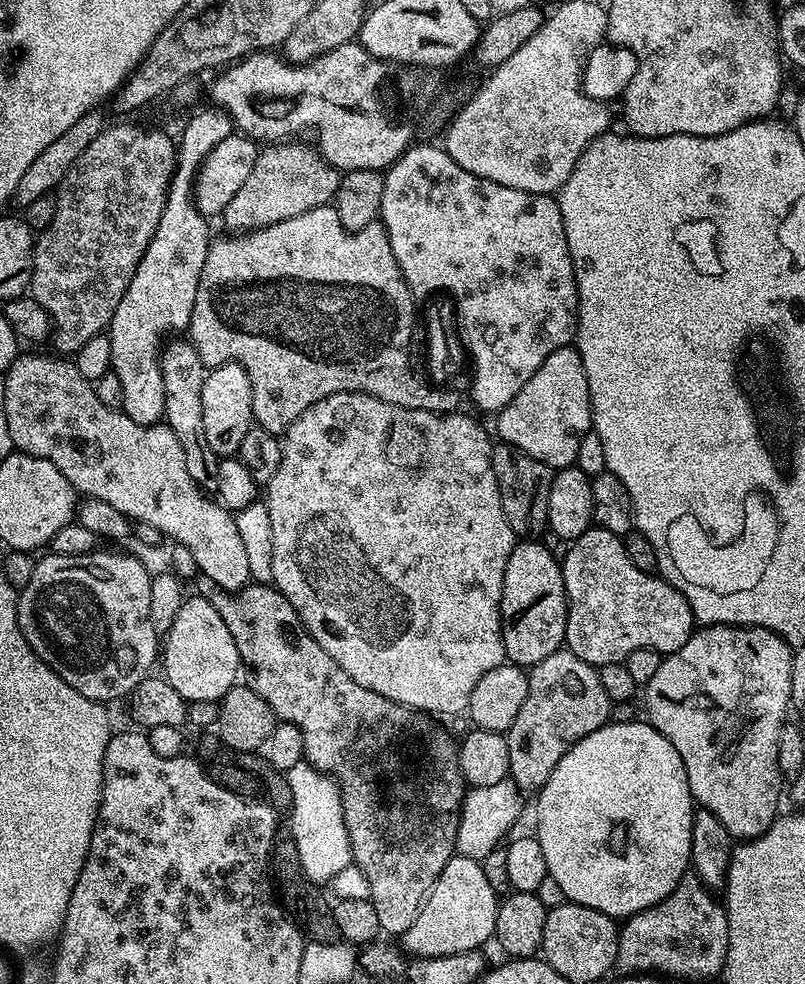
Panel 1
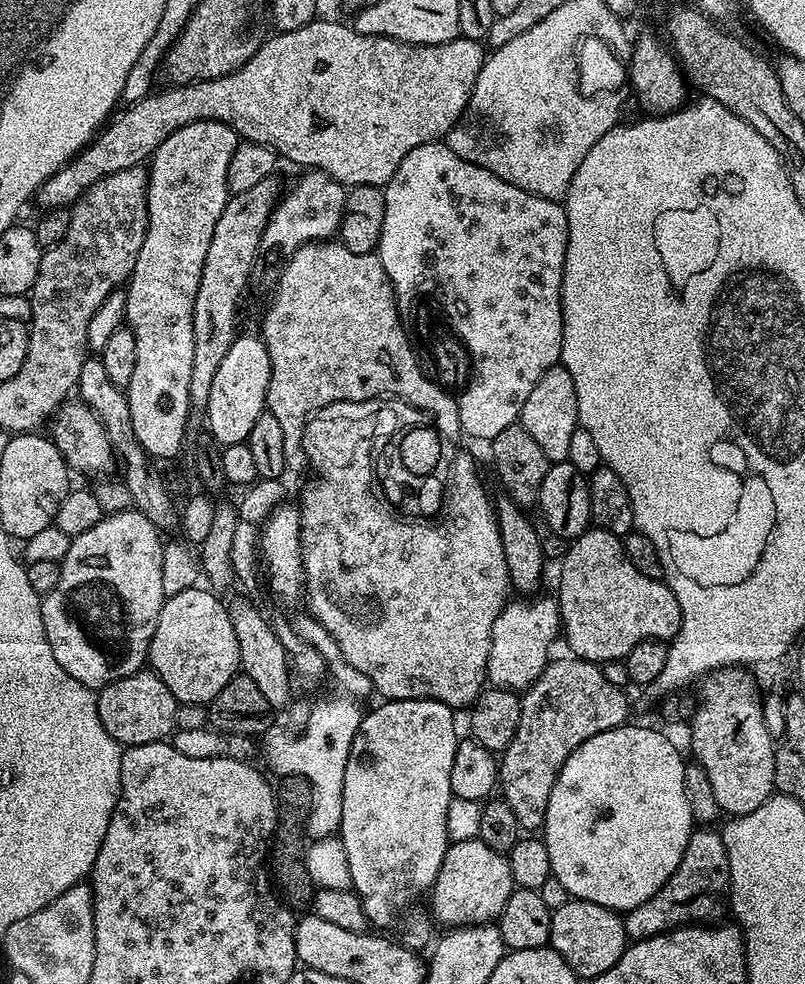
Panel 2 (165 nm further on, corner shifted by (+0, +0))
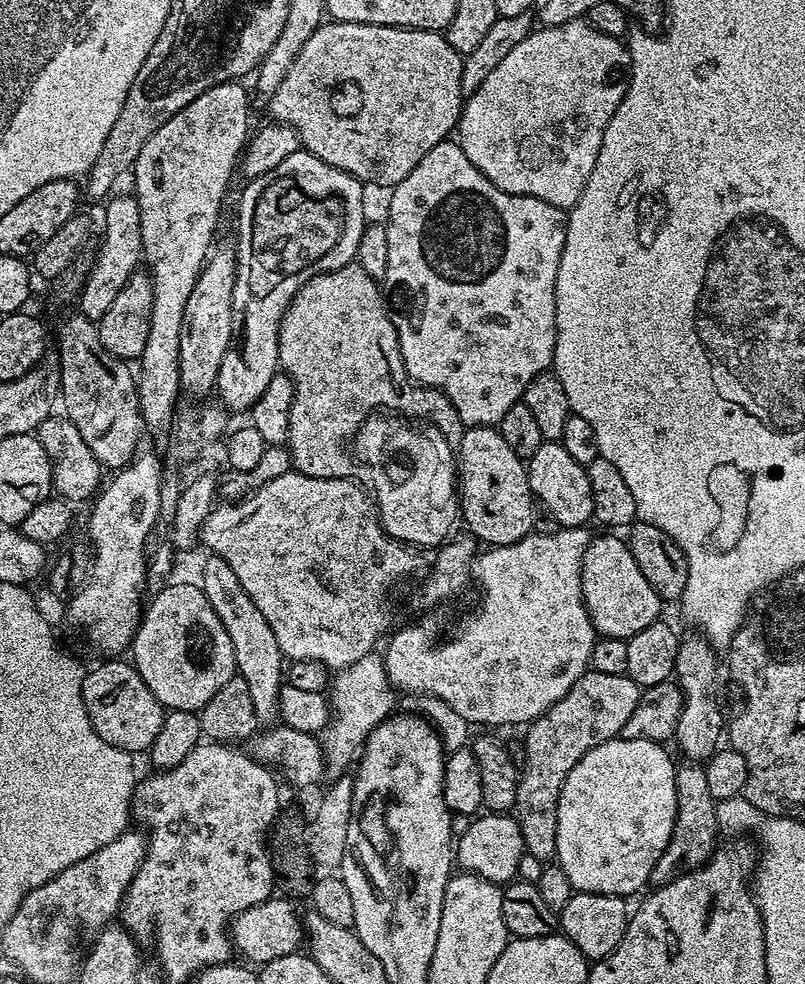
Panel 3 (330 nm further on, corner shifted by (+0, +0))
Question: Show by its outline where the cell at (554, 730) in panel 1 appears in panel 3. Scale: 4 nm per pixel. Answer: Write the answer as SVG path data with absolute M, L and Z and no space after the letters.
M594 671L583 672L582 675L574 682L574 686L570 686L570 690L558 702L554 702L554 706L550 706L548 712L543 712L537 720L532 721L527 725L524 736L524 760L522 756L522 771L520 773L520 781L518 782L518 798L516 799L516 807L514 815L518 826L522 830L522 842L524 843L524 850L527 855L538 858L545 862L551 861L556 855L556 847L558 846L558 798L562 794L562 786L566 782L566 778L570 774L570 770L574 770L574 766L578 766L578 762L590 750L594 750L594 746L602 746L607 740L615 740L621 735L623 727L630 719L630 714L633 713L634 708L638 706L642 689L639 684L635 684L633 680L627 676L619 676L618 674L598 674Z

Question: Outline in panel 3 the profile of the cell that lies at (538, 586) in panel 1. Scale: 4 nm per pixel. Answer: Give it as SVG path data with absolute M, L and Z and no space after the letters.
M465 427L458 442L458 476L459 515L462 524L464 520L465 526L473 532L471 535L477 541L480 539L484 546L516 544L532 532L534 497L530 490L528 470L525 461L510 446L510 442L502 438L499 427Z

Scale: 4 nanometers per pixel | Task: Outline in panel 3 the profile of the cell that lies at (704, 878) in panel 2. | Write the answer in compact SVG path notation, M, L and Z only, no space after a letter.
M684 762L676 769L676 817L674 830L670 834L670 842L666 850L662 850L662 858L652 871L651 883L659 886L674 882L674 878L684 876L695 868L701 868L712 859L717 847L716 835L722 829L716 817L718 801L710 794L710 786L706 783L704 768L696 762Z

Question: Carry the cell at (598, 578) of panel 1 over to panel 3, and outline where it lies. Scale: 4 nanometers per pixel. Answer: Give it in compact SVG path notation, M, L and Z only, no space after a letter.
M600 534L597 538L589 539L588 549L584 552L582 558L582 570L580 571L580 582L582 584L582 598L584 605L590 616L590 622L596 627L600 636L609 636L610 638L622 638L628 640L634 634L638 634L638 630L646 630L646 626L650 626L654 621L661 619L660 607L662 601L654 588L650 586L650 582L646 580L644 574L638 568L631 550L628 549L627 543L623 539L620 540L616 534Z

